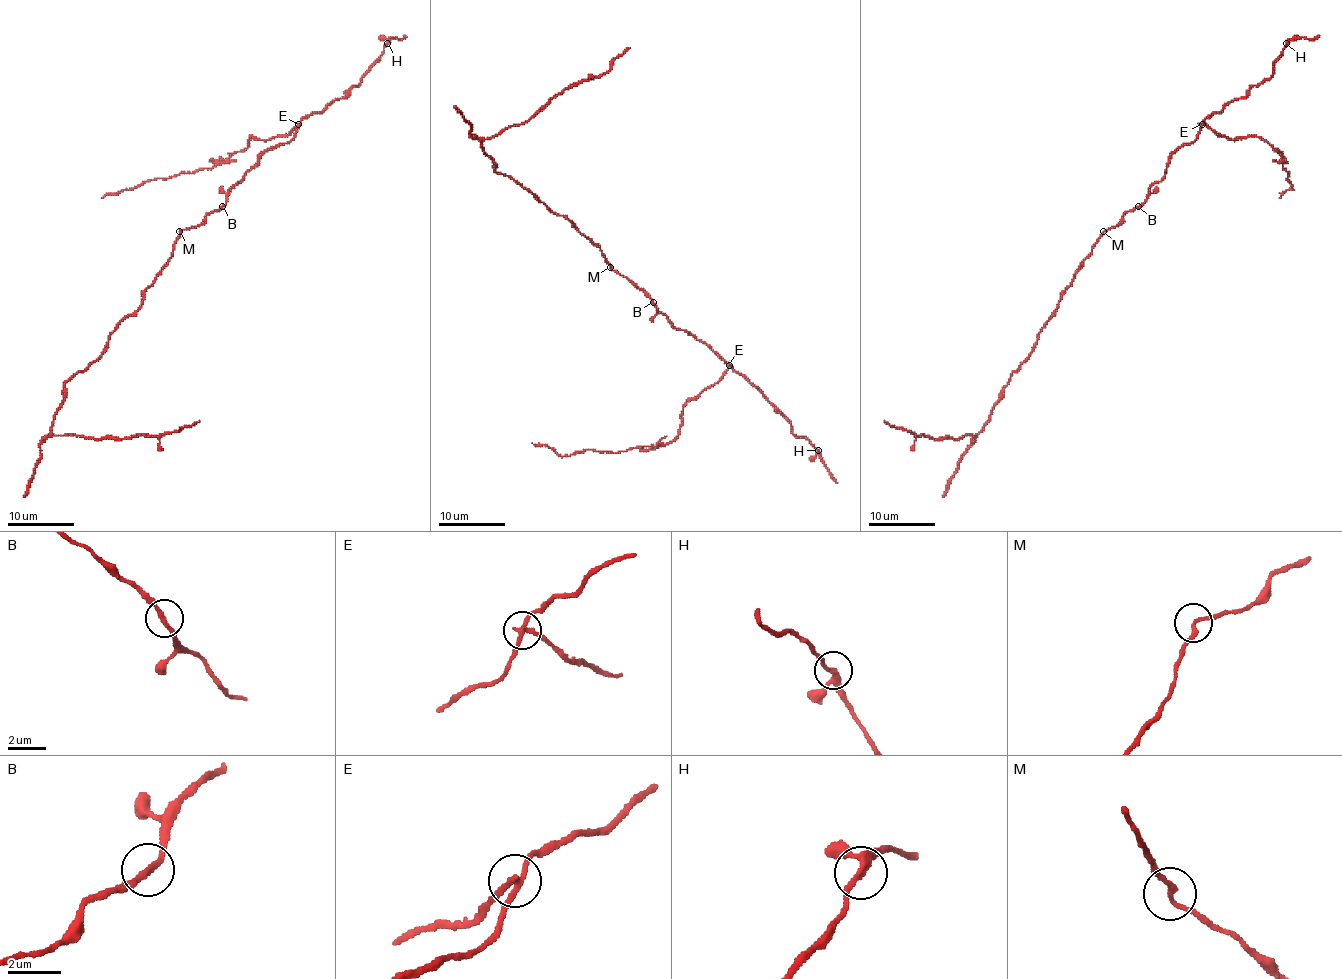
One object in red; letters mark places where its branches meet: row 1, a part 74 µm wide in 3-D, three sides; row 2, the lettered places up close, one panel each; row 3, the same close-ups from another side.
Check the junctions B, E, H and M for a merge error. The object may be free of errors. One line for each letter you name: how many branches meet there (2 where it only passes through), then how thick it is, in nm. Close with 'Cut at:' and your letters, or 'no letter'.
E: Branches: 3. Thickness 200 nm
Cut at: E

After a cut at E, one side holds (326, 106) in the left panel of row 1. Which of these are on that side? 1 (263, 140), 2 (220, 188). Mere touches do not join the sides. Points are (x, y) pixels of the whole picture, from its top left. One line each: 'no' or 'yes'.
1: no
2: yes

